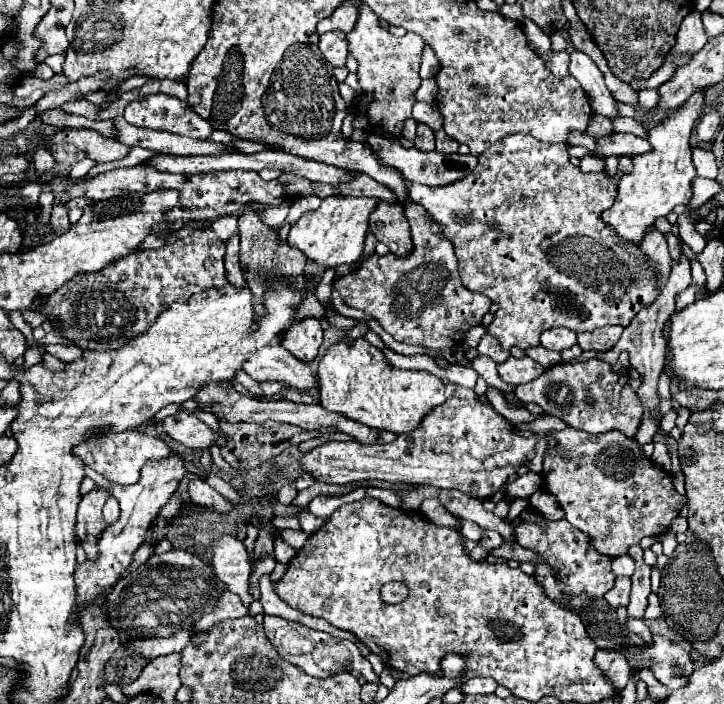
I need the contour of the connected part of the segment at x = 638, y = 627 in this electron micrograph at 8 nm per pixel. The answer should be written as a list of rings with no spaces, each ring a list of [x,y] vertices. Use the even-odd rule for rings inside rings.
[[[627,616],[627,628],[631,630],[631,632],[635,632],[635,634],[639,634],[645,642],[651,642],[651,632],[649,632],[649,628],[647,628],[647,624],[645,624],[645,620],[643,618],[633,618],[633,616]]]

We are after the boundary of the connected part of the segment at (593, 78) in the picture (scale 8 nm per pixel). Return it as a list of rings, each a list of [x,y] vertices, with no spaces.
[[[573,52],[571,54],[571,64],[569,64],[569,74],[583,86],[583,90],[587,92],[591,110],[599,116],[605,116],[609,120],[619,118],[617,106],[613,96],[609,94],[603,74],[597,68],[597,64],[583,52]]]

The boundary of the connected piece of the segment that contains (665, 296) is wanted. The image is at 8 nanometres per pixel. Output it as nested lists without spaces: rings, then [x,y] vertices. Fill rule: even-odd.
[[[681,256],[681,262],[673,262],[671,276],[669,276],[665,288],[661,290],[661,294],[657,296],[657,300],[655,300],[651,306],[643,308],[643,310],[633,318],[633,322],[623,330],[623,336],[619,338],[619,342],[617,342],[611,350],[607,352],[595,352],[593,350],[583,351],[578,358],[572,359],[569,363],[586,362],[596,357],[611,365],[615,365],[623,350],[629,352],[631,366],[637,368],[639,374],[641,374],[641,378],[643,378],[643,384],[641,384],[637,396],[639,396],[639,400],[641,400],[643,404],[647,404],[647,406],[651,406],[651,408],[657,408],[657,402],[659,402],[657,378],[659,378],[659,374],[661,374],[661,370],[663,370],[663,354],[665,354],[665,346],[667,346],[667,342],[665,342],[665,338],[663,338],[663,326],[665,326],[665,320],[675,312],[675,294],[681,292],[681,290],[685,290],[689,284],[691,284],[689,258]]]

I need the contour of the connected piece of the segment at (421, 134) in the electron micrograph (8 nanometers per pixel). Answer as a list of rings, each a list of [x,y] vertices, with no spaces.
[[[419,124],[417,126],[417,138],[415,138],[415,148],[423,150],[423,152],[431,152],[435,150],[435,134],[429,126]]]

